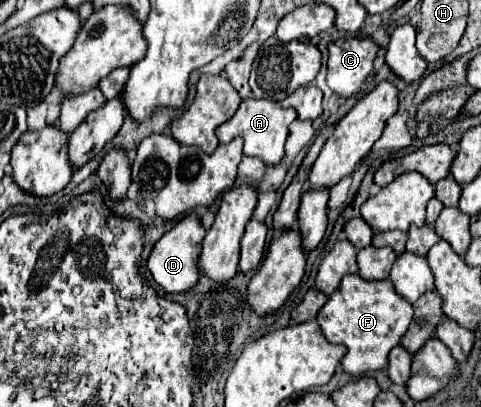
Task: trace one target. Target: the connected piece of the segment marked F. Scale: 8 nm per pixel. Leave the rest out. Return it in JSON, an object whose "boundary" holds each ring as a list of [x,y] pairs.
{"boundary":[[[345,275],[333,295],[317,313],[321,333],[331,343],[343,343],[347,347],[341,367],[349,375],[363,375],[369,371],[385,369],[387,353],[399,345],[413,319],[413,307],[393,291],[393,283],[365,281],[359,275]]]}

